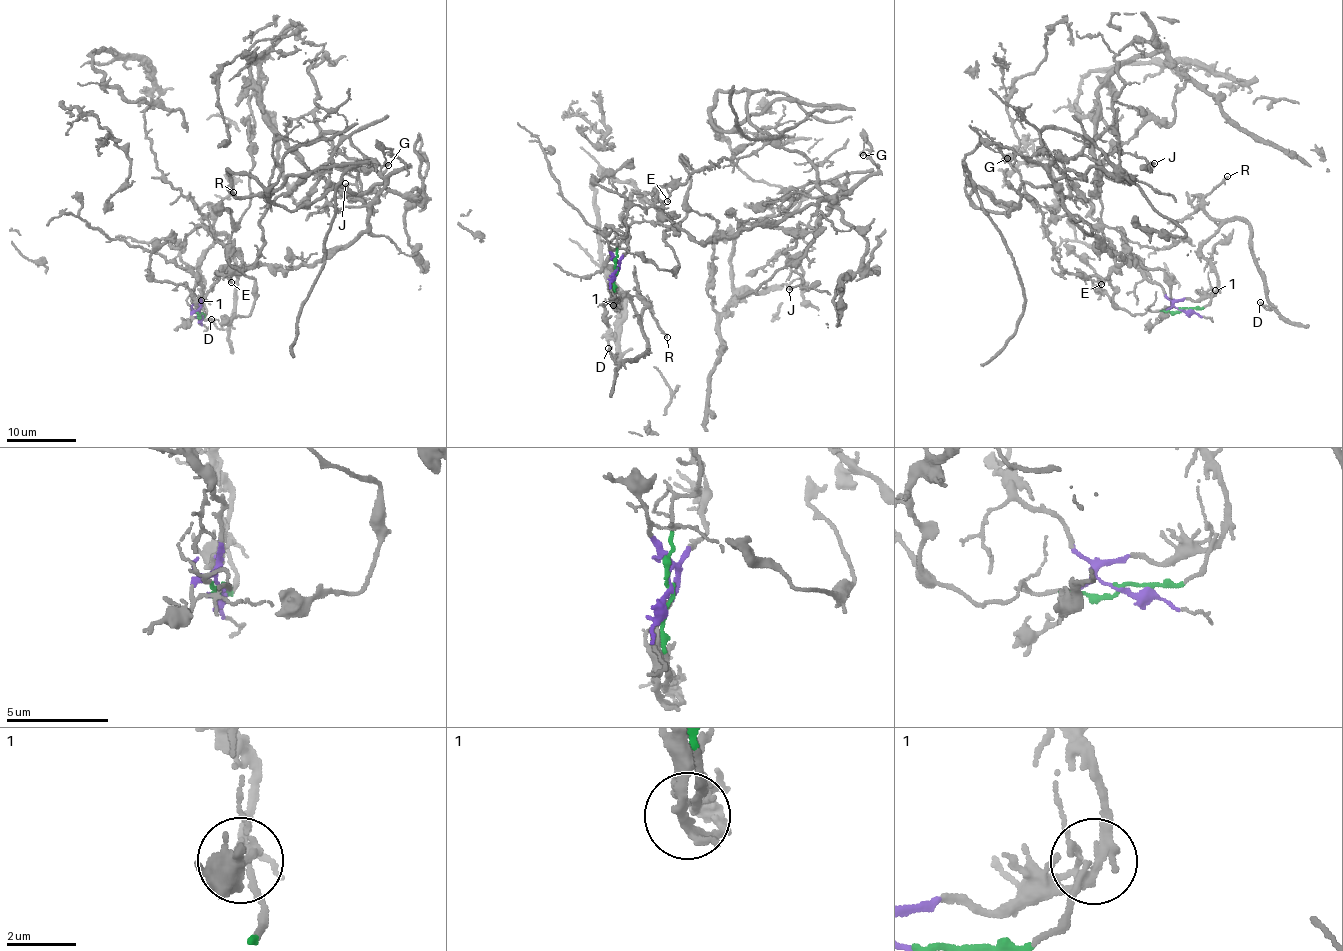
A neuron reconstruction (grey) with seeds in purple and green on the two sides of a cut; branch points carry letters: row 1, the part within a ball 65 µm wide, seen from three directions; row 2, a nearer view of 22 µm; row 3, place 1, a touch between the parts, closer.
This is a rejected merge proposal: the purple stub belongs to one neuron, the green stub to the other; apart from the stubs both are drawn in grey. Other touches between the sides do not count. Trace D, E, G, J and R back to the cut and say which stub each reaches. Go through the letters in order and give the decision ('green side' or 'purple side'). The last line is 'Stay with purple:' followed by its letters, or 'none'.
D: purple side
E: green side
G: green side
J: green side
R: purple side
Stay with purple: D, R

